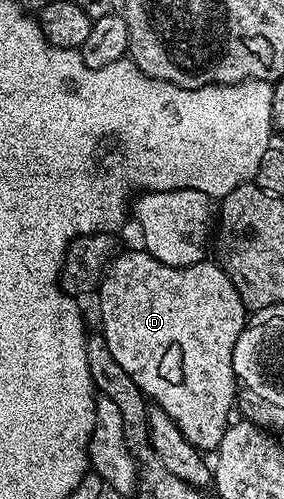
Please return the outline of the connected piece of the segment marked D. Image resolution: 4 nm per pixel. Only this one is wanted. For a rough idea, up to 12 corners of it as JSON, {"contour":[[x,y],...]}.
{"contour":[[121,251],[106,346],[204,454],[246,309],[219,263]]}

